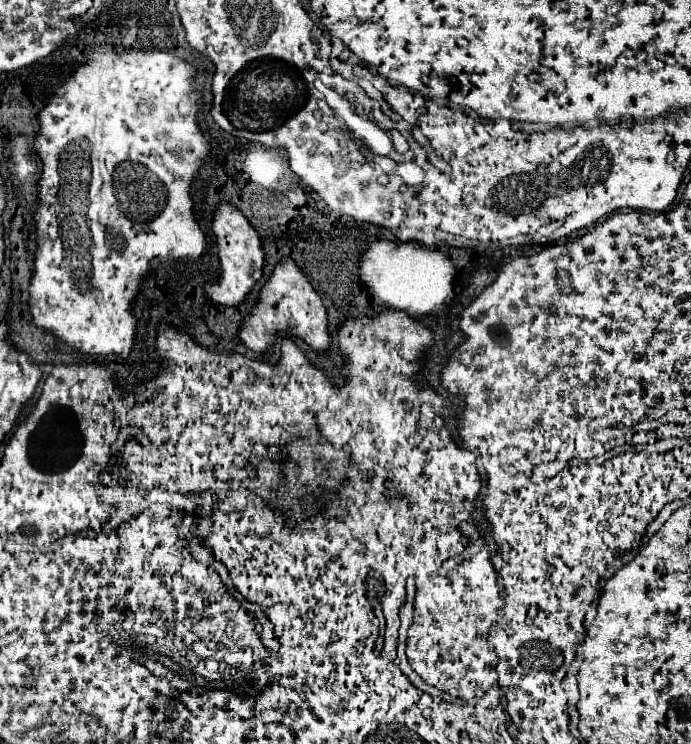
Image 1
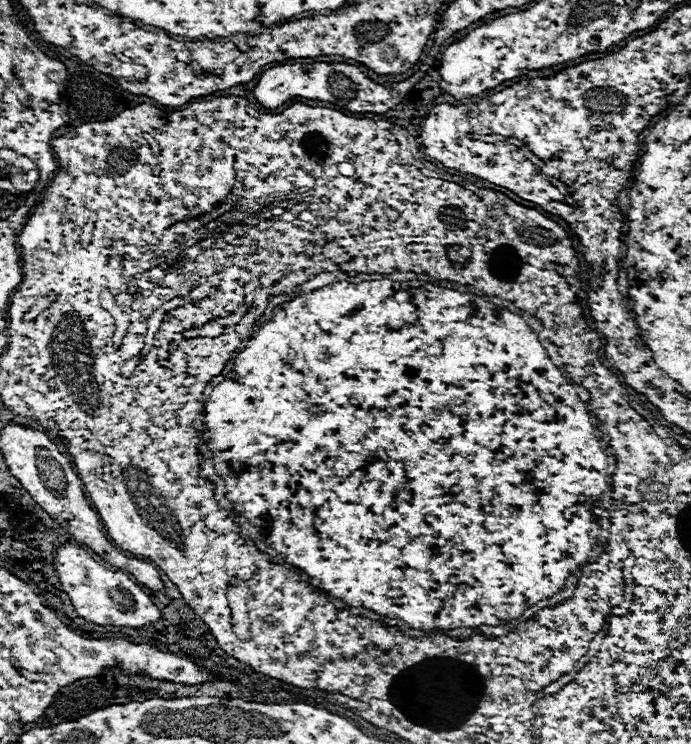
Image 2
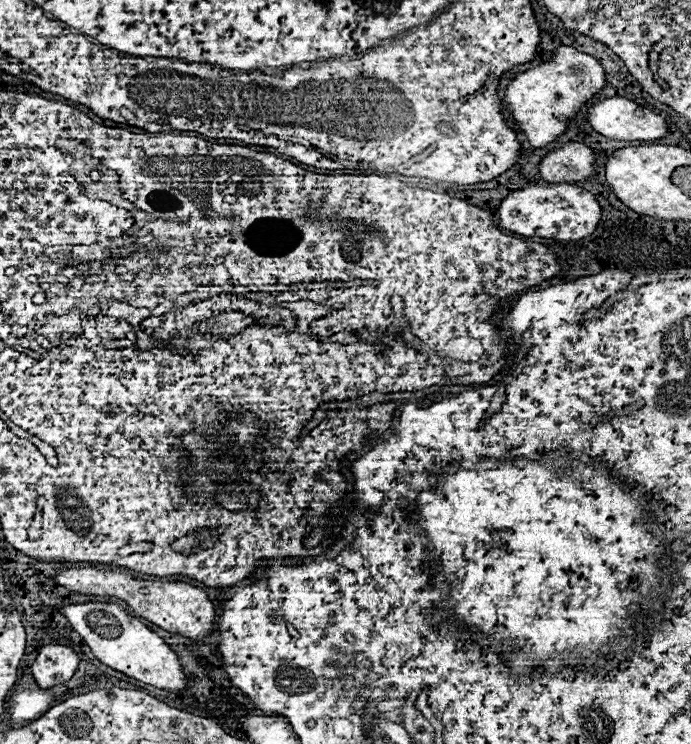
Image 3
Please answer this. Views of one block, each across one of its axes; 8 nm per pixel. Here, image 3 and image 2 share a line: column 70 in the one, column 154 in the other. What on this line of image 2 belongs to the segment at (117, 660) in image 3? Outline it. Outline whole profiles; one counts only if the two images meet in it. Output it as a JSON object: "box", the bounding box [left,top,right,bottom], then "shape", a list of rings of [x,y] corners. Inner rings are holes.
{"box":[54,542,162,630],"shape":[[[70,542],[58,548],[54,566],[64,592],[70,596],[76,612],[88,622],[94,622],[98,626],[126,626],[136,630],[150,626],[162,618],[162,612],[132,578],[100,566],[90,554]]]}

